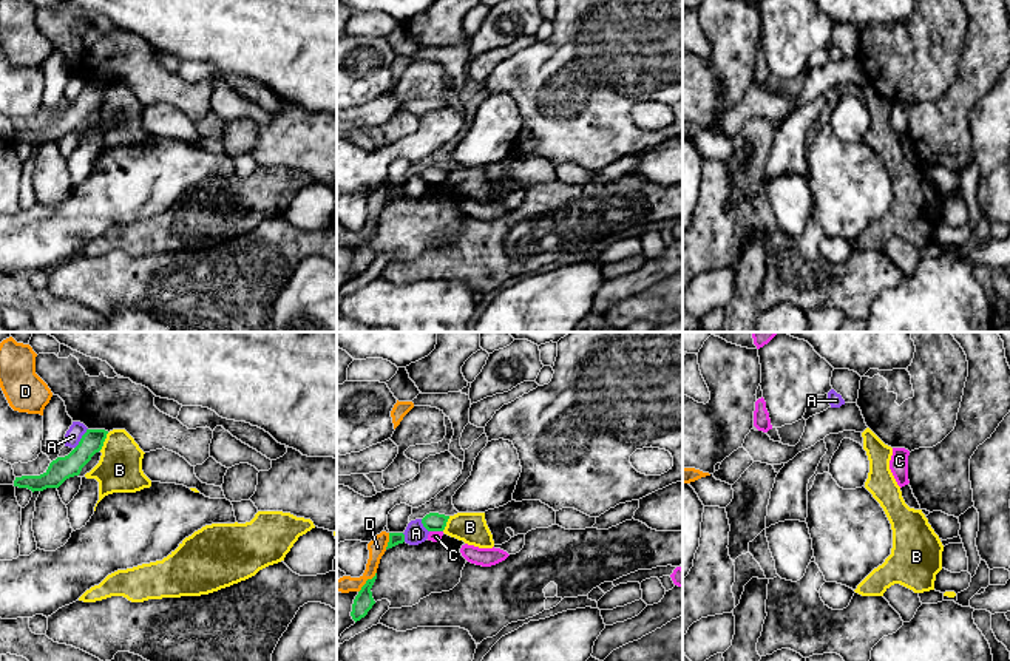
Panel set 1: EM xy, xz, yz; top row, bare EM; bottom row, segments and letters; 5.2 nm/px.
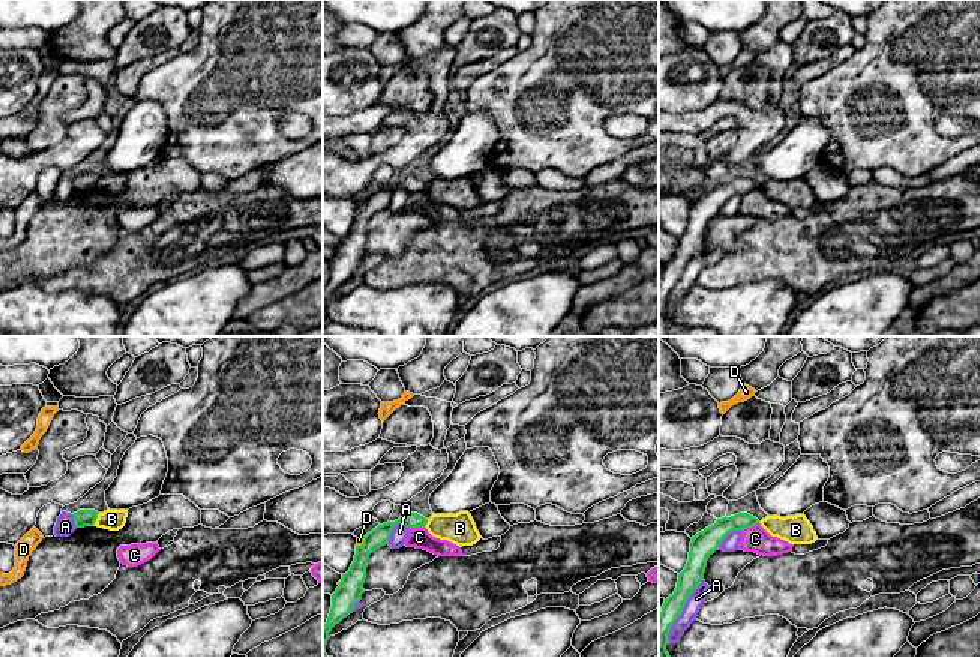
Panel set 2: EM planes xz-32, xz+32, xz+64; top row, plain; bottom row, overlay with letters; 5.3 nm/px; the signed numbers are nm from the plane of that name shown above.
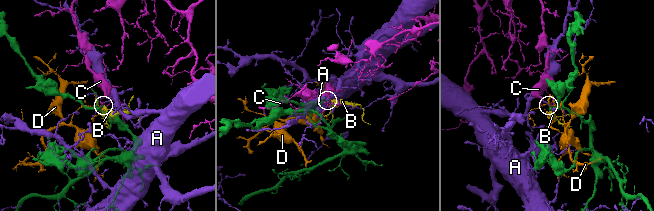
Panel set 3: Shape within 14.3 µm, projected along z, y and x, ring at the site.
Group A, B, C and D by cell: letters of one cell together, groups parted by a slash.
A / B / C / D

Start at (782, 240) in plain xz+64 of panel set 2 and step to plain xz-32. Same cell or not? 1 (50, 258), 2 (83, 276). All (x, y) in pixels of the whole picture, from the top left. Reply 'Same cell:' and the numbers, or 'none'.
Same cell: 2

